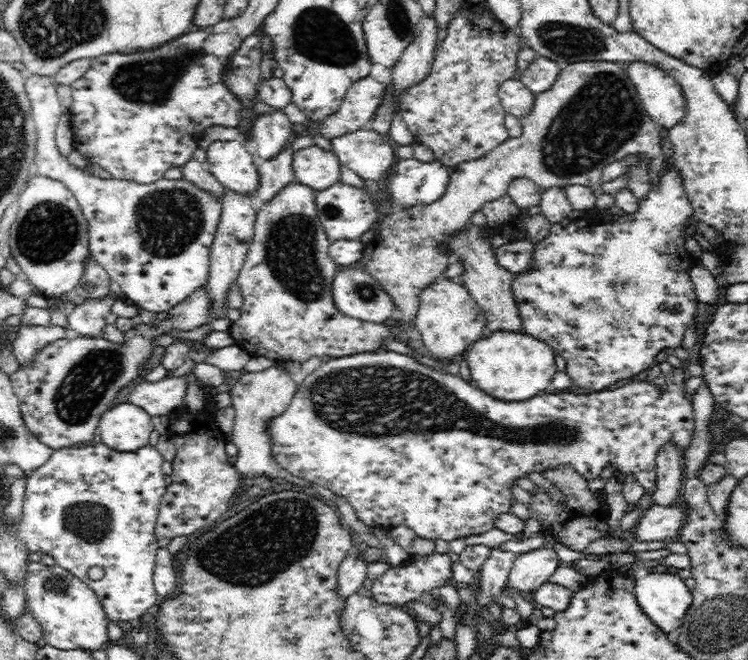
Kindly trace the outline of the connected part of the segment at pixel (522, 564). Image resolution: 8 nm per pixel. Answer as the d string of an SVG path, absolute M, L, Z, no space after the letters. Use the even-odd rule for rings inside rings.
M549 546L519 554L508 576L507 585L514 587L518 593L530 592L554 574L560 561L555 548Z

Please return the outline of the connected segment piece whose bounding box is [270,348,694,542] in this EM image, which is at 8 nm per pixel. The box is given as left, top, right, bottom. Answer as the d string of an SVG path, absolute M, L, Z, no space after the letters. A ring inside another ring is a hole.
M382 348L378 351L361 351L358 354L331 358L304 378L302 384L297 386L297 392L294 394L289 407L270 422L271 451L282 469L286 469L298 478L310 480L310 483L316 482L316 484L332 490L336 495L344 497L366 526L390 529L404 524L404 526L412 528L419 538L434 541L440 539L447 542L466 539L466 536L480 535L492 530L500 514L510 513L510 506L516 503L516 498L512 494L514 482L516 482L516 478L526 478L528 472L547 472L551 469L571 468L582 479L595 480L599 478L600 472L606 466L612 466L612 470L620 472L622 478L632 476L634 481L640 483L647 492L649 490L652 493L656 487L655 458L660 449L665 448L668 444L674 444L677 448L684 450L690 446L692 436L694 436L694 409L692 409L692 401L686 399L685 394L687 371L683 367L664 366L660 372L660 378L666 382L662 388L650 384L648 380L640 380L640 382L628 380L628 384L624 384L622 388L608 388L600 392L548 390L542 393L542 396L538 395L524 402L504 402L490 397L478 388L474 388L473 383L468 383L458 375L452 375L446 371L436 371L436 369L416 361L412 356L388 349L382 350Z

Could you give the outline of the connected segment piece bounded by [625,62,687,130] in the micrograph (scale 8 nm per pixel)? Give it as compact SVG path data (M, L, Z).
M630 62L625 67L652 121L663 130L680 123L687 111L680 83L658 66L646 62Z

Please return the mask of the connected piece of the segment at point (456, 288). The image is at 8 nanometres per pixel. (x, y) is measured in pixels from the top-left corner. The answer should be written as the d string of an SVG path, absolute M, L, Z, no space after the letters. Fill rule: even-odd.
M448 278L437 280L419 294L419 309L413 323L425 350L440 360L465 354L473 342L482 338L482 329L487 326L482 309L466 287Z

